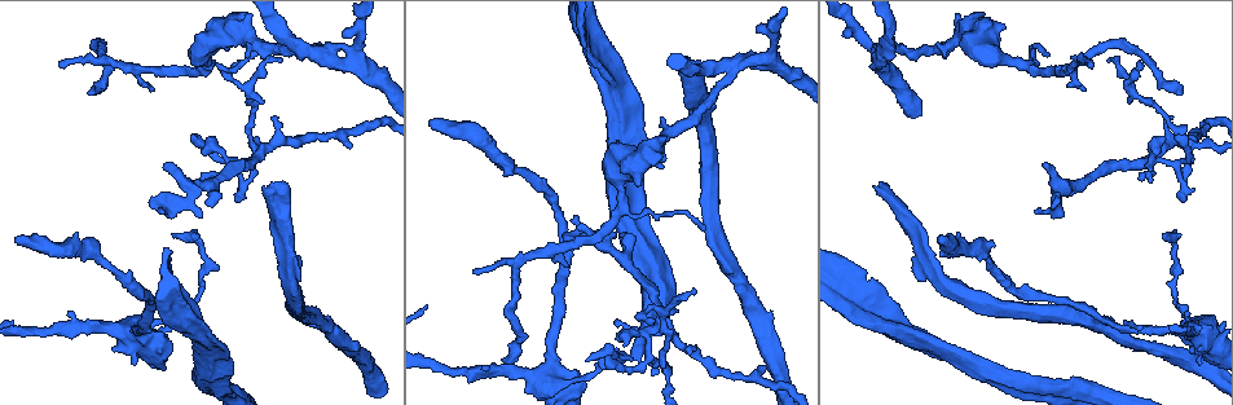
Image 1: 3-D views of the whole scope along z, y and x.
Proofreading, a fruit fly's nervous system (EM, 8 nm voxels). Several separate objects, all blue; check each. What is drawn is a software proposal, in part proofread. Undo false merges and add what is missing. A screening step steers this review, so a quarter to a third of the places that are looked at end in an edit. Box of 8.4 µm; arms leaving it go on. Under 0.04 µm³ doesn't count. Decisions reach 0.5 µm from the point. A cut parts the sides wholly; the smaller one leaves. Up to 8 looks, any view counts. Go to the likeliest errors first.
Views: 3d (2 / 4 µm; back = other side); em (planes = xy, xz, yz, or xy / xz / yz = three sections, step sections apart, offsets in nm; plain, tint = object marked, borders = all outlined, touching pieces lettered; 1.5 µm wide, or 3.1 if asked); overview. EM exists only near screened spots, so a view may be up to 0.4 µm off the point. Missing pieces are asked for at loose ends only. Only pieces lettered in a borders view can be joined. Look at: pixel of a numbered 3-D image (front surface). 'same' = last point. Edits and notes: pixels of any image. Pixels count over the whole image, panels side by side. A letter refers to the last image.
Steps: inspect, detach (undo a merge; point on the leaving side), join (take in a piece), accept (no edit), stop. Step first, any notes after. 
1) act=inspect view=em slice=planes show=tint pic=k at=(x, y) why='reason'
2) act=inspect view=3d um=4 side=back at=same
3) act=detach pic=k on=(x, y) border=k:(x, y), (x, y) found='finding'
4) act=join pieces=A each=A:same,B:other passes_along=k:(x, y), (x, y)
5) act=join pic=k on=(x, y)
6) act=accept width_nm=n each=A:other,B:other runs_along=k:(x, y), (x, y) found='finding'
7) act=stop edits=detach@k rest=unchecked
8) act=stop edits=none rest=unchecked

act=inspect view=em slice=xy step=8 show=tint pic=1 at=(282, 60) why='tapers out'

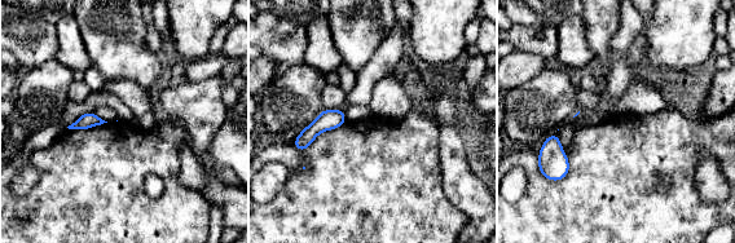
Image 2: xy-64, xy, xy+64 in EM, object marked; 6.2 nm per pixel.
act=inspect view=em slice=yz step=8 show=borders at=same

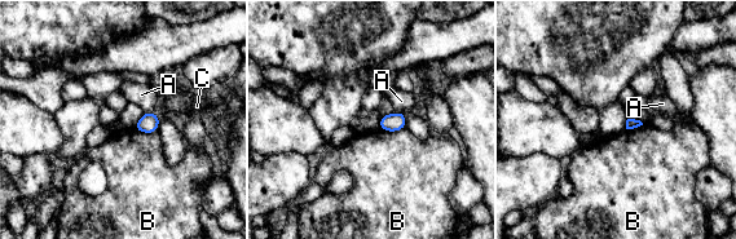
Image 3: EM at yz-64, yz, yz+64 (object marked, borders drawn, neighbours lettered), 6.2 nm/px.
act=accept longest_contact=B:170nm each=A:other,B:other,C:other border=3:(379, 127), (387, 131), (405, 128) found='none of them fits'

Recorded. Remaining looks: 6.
act=inspect view=em slice=xz step=4 show=tint pic=1 at=(1177, 233) why='an open end'

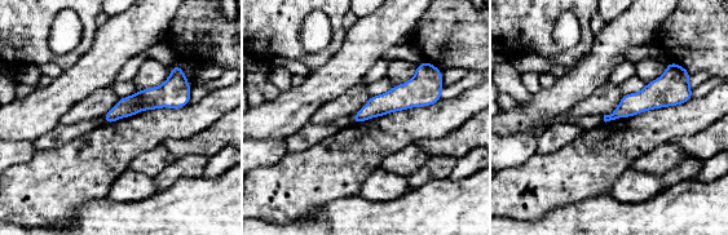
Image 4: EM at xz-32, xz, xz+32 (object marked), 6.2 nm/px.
act=inspect view=em slice=planes show=borders at=same why='another direction'

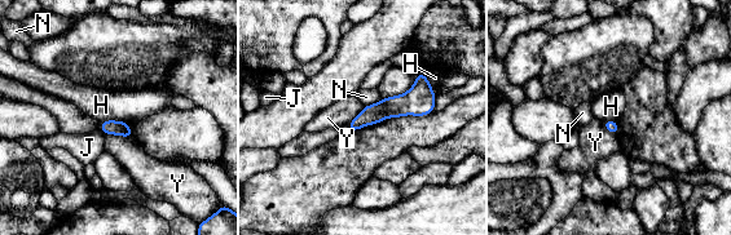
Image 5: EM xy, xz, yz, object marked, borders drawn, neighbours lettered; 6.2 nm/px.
act=accept width_nm=80 each=H:other,J:other,N:other,Y:other border=5:(100, 122), (124, 120), (127, 123) found='no lettered piece goes on from it'

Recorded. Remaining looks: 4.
act=inspect view=3d um=4 pic=1 at=(1090, 63) why='tapers out'

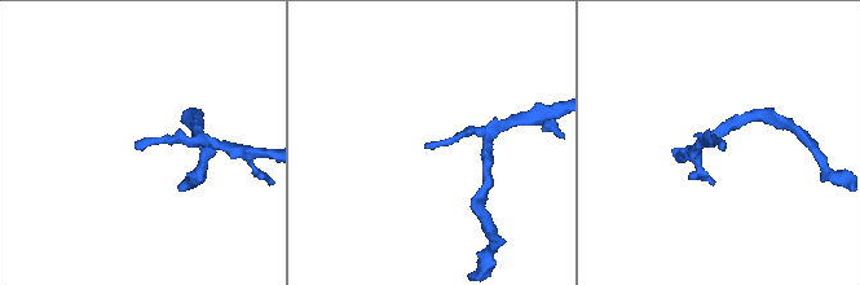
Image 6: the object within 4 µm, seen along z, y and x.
act=inspect view=em slice=xy step=4 show=tint pic=6 at=(722, 147)

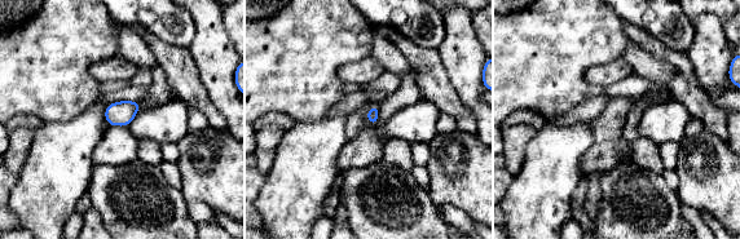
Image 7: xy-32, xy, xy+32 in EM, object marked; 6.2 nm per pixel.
act=inspect view=em slice=xy step=4 show=borders at=same why='what lies round it'

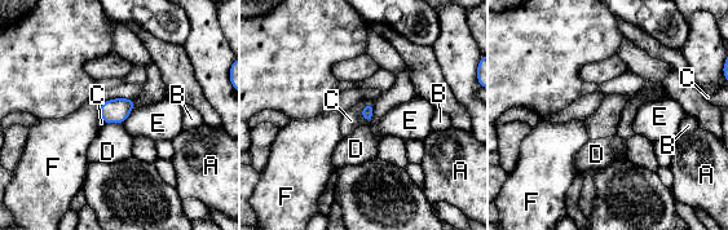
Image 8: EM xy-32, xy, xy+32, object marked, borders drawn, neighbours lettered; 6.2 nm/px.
act=accept each=A:other,B:other,C:other,D:other,E:other,F:other border=8:(373, 101), (361, 111), (366, 123) found='none of them fits'

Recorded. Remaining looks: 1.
act=stop edits=none rest=unchecked

